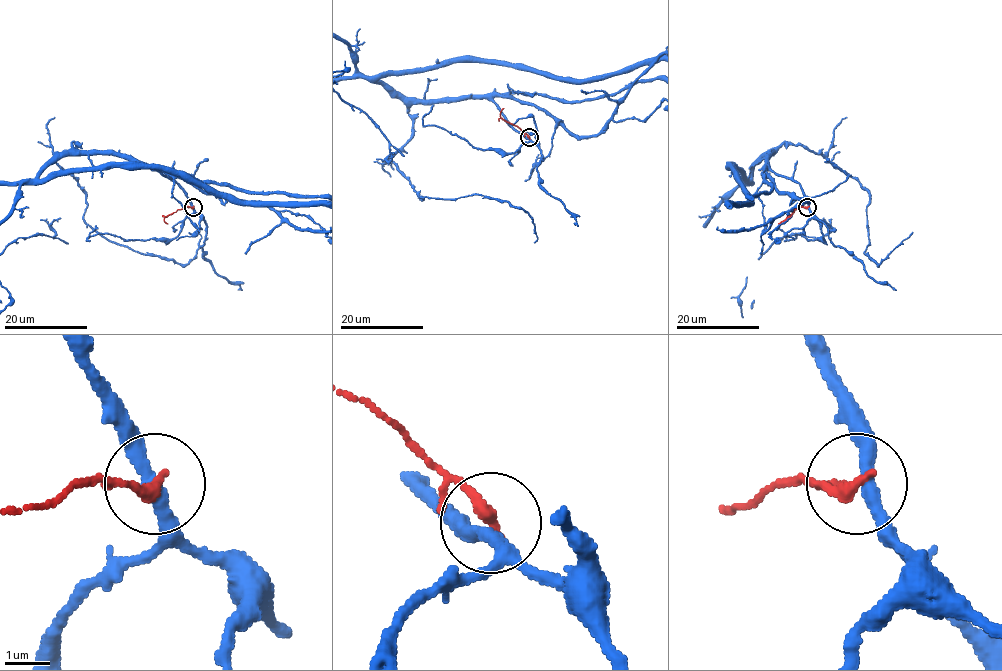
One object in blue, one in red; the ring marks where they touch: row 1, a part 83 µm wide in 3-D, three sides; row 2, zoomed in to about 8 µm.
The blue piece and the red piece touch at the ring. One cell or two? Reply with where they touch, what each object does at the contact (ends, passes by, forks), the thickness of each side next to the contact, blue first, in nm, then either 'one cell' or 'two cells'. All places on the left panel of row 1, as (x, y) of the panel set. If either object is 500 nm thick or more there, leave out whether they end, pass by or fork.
at (193, 207); blue passes by; red ends there; 320 nm thick on the blue side, 280 nm on the other; two cells

